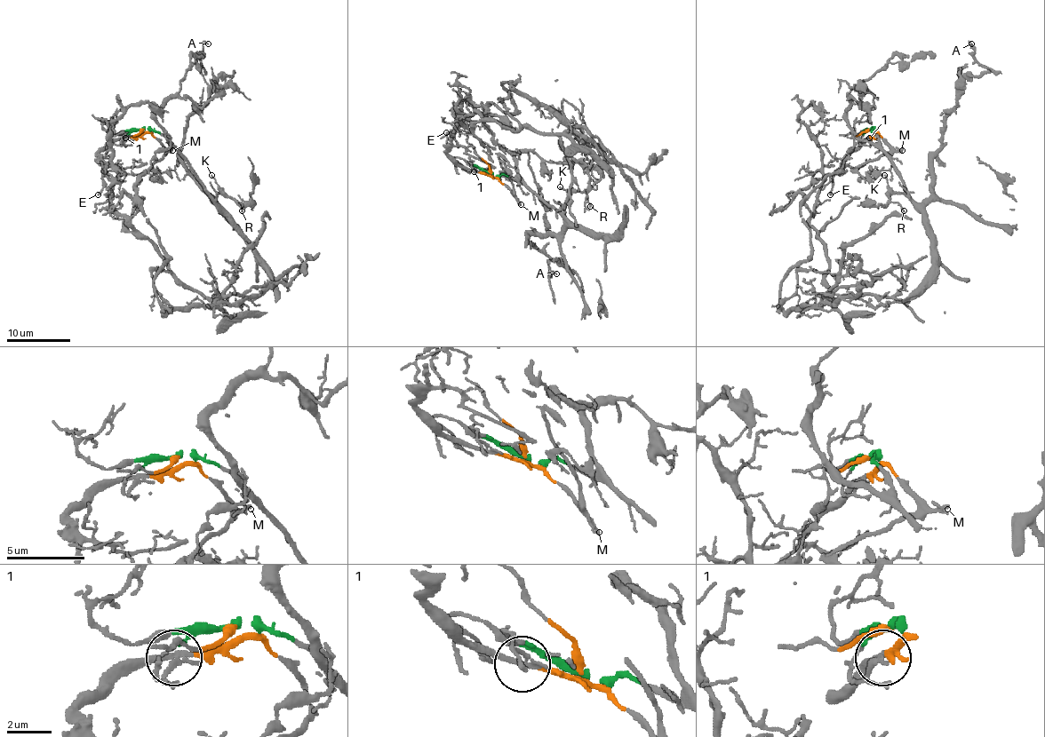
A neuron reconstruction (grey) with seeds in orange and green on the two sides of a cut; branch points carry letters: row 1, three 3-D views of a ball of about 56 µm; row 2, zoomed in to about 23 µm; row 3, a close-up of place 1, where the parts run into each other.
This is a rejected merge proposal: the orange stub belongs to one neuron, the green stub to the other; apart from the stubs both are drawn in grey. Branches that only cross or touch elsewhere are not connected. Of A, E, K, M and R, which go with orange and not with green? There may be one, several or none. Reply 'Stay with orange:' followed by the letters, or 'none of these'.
Stay with orange: E, M

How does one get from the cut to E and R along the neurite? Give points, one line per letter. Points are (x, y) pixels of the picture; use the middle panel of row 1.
E: (490, 172), (490, 176), (466, 170), (449, 154), (450, 135), (445, 133)
R: (490, 172), (520, 180), (544, 202), (563, 212), (572, 192), (584, 192), (590, 206)

